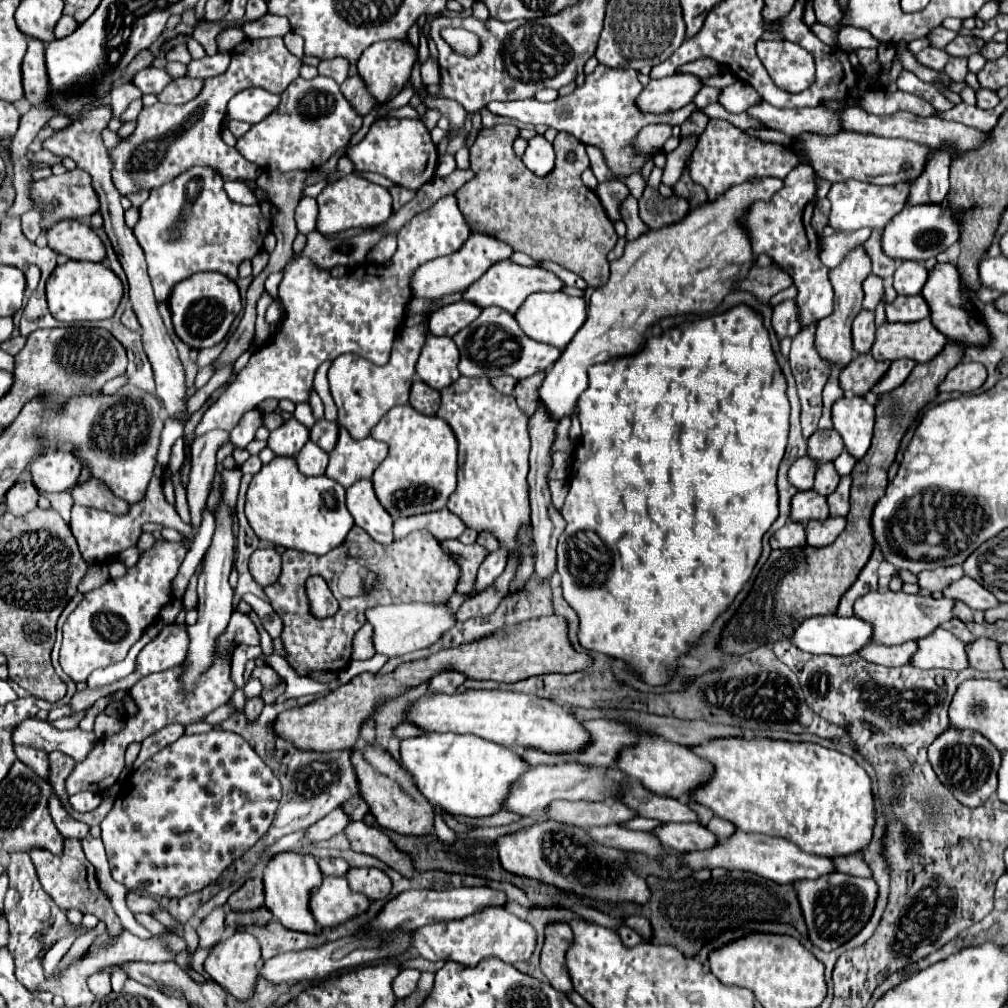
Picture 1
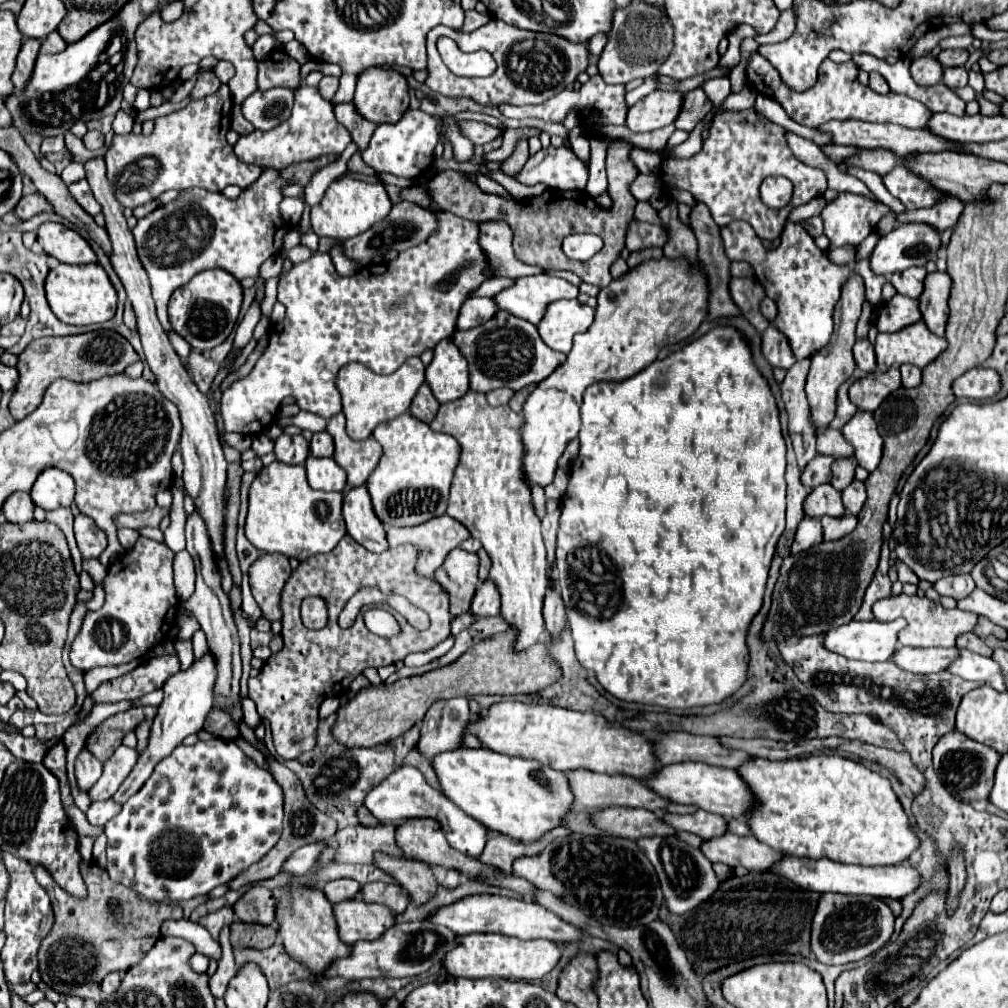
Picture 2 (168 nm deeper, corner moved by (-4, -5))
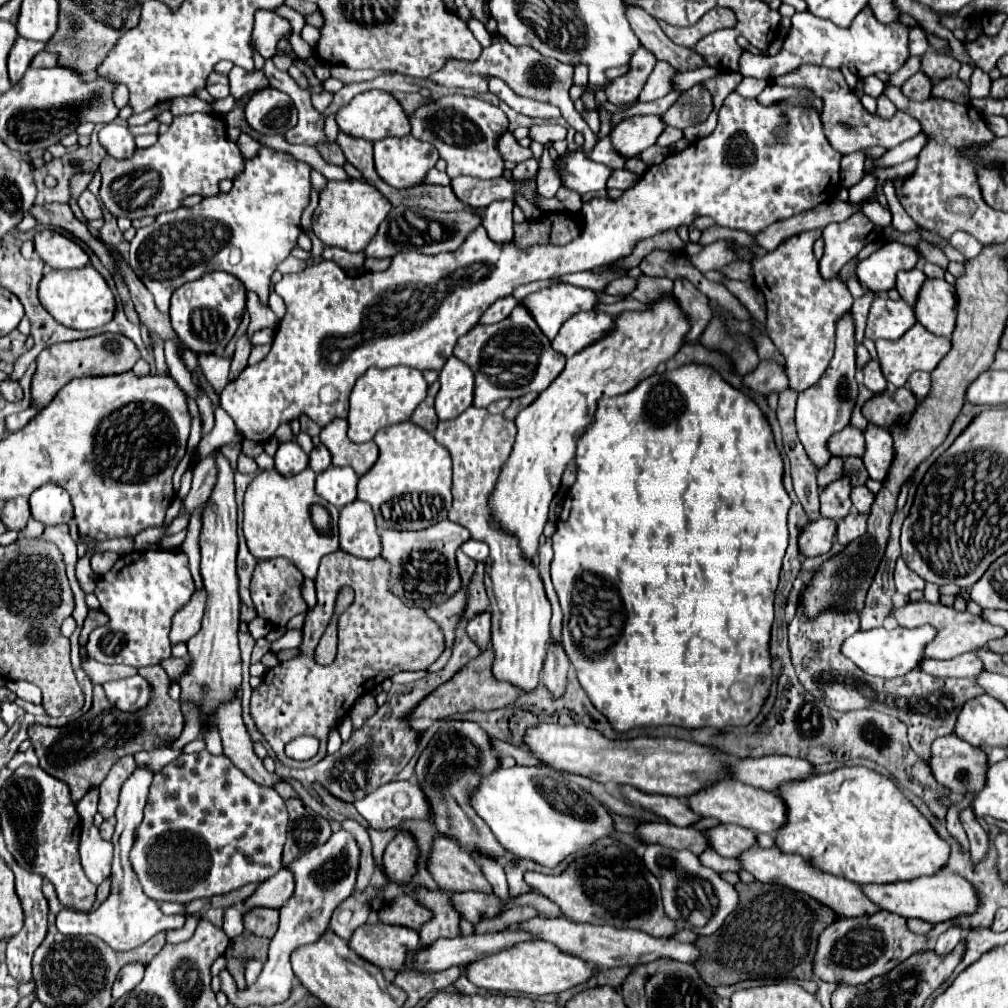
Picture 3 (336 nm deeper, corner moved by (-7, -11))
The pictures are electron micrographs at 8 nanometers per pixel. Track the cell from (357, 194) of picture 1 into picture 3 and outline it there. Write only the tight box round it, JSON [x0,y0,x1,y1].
[312,178,390,252]

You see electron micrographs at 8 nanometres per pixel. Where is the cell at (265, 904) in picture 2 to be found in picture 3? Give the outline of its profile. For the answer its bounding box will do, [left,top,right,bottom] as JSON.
[244,908,278,938]

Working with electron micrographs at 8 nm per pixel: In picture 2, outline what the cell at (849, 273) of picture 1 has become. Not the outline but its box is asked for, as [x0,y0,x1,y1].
[805,272,865,428]

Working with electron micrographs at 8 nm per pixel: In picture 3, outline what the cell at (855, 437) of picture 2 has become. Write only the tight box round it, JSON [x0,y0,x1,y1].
[862,424,894,482]

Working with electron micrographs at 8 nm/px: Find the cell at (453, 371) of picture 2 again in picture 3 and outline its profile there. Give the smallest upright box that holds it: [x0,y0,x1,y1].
[436,356,474,420]

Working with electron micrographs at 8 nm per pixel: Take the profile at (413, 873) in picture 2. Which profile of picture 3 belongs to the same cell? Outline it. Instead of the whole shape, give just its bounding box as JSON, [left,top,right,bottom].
[416,888,460,948]

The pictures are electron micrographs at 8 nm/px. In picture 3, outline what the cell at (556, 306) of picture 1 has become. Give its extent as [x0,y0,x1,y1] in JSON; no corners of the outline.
[552,312,614,358]

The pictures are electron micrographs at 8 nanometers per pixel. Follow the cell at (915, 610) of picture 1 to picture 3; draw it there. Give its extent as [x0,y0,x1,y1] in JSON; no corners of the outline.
[892,600,1006,658]

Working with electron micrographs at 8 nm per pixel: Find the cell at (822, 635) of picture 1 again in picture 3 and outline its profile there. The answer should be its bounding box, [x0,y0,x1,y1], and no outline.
[842,624,936,678]

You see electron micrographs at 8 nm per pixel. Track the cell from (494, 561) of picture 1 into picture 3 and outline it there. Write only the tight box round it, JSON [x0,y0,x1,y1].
[466,612,490,652]

